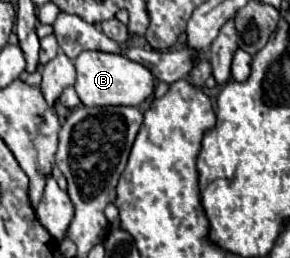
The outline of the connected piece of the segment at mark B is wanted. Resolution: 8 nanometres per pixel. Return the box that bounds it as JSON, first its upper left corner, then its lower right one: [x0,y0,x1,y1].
[74,51,154,107]

